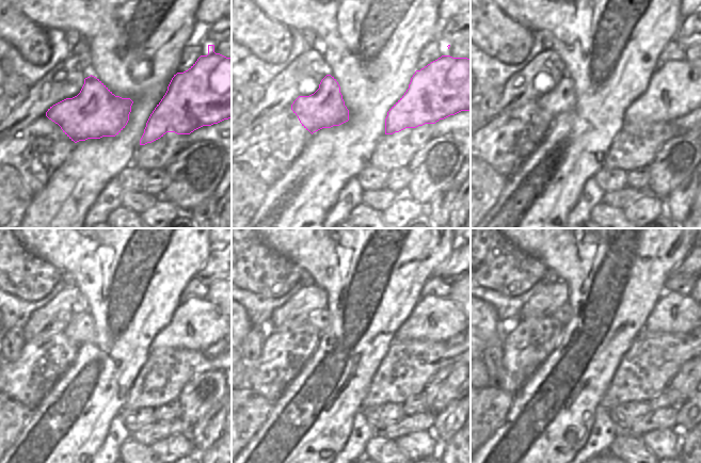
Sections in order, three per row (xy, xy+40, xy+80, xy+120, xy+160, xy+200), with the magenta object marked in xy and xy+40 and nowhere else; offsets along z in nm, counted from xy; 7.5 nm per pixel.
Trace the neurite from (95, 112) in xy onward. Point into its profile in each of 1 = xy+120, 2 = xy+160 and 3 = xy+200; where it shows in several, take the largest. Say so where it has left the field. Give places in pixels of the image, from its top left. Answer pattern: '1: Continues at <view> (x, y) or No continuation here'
1: Continues at xy+120 (81, 329)
2: Continues at xy+160 (320, 318)
3: Continues at xy+200 (562, 315)

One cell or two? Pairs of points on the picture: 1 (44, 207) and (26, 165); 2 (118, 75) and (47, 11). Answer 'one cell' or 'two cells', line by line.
1: two cells
2: one cell

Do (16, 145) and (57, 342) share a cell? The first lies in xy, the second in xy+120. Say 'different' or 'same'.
same

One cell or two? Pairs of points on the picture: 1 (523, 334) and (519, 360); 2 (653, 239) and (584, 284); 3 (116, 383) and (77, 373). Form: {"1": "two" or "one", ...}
{"1": "one", "2": "one", "3": "one"}

